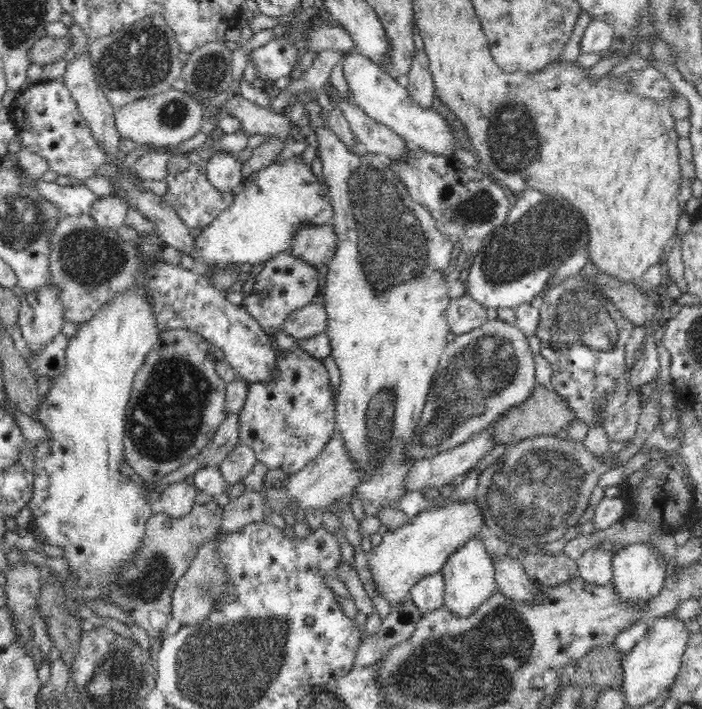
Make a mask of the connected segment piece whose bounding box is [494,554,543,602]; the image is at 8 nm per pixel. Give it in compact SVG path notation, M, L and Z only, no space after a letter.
M508 554L500 562L494 563L497 590L510 600L534 602L543 592L528 579L522 566L523 561L513 560Z

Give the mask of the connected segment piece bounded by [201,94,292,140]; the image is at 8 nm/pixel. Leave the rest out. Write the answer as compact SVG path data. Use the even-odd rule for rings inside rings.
M241 94L228 100L217 118L210 114L205 119L201 132L210 136L212 130L218 126L219 120L226 116L238 119L242 124L242 130L248 135L263 134L282 140L292 138L289 136L291 121L288 114L272 113L269 108L263 108Z

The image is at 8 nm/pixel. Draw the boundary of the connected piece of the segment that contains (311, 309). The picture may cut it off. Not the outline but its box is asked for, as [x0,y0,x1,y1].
[281,301,328,340]

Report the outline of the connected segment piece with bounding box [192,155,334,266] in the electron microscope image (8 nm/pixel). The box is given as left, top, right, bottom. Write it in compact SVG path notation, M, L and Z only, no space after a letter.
M295 155L280 164L275 160L270 166L266 166L266 169L258 170L258 173L250 176L234 194L232 204L202 229L199 236L196 236L192 257L195 262L201 264L204 261L216 265L264 264L282 252L289 252L290 244L294 240L294 232L300 226L330 225L332 218L334 218L334 209L332 209L330 189L326 182L322 183L318 180L318 176L314 176L311 166L304 162L302 155Z

